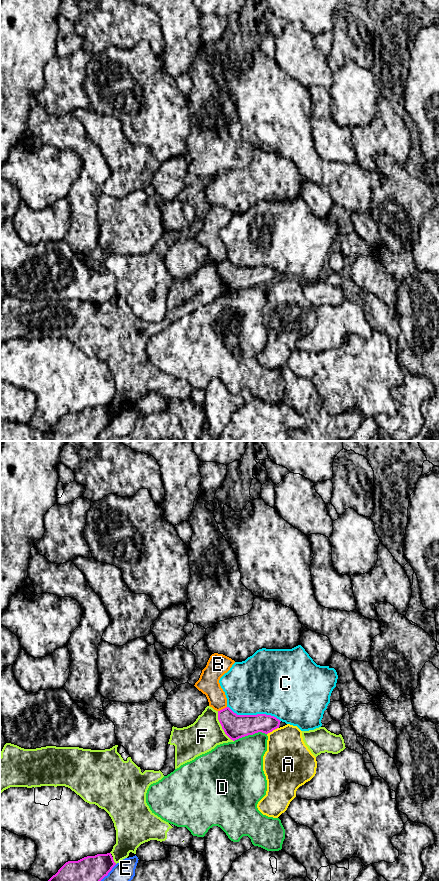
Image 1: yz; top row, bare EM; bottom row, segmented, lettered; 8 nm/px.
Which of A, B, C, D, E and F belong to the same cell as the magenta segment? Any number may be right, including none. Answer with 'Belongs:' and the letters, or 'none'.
Belongs: none

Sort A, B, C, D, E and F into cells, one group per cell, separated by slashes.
A / B / C / D / E / F

